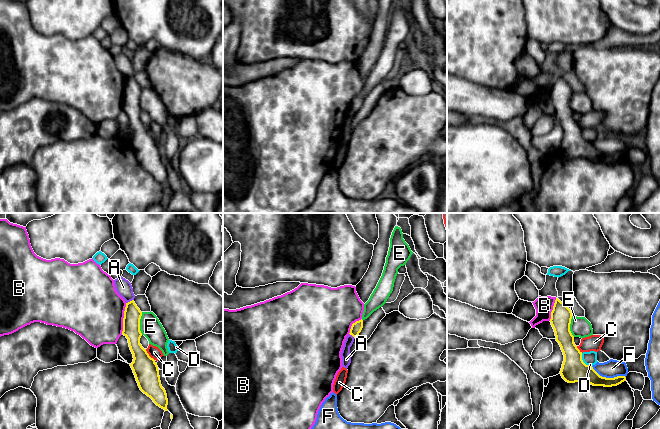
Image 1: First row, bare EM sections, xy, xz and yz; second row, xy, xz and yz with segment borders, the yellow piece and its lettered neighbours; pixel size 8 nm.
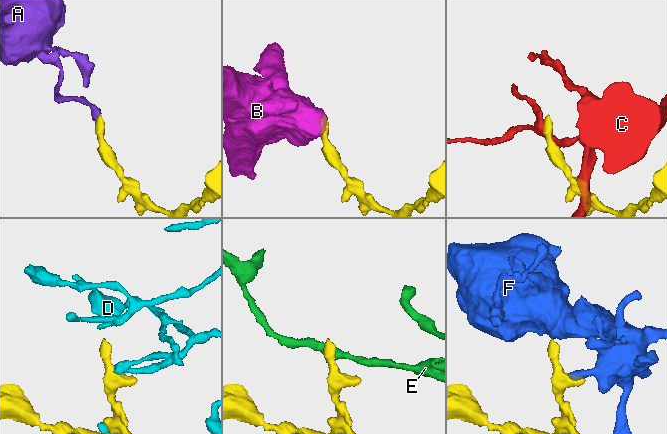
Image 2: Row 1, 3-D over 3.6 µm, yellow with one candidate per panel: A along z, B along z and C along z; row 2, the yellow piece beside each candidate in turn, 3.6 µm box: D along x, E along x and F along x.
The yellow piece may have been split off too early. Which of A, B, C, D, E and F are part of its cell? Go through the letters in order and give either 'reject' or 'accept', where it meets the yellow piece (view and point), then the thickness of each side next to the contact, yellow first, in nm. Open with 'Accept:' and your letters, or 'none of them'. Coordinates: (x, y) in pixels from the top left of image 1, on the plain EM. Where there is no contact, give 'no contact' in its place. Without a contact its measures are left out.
Accept: none of them
A: reject; meets yellow in xy at (130, 77); 140 nm thick on the yellow side, 130 nm on the other
B: reject; meets yellow in xy at (123, 94); 140 nm thick on the yellow side, 460 nm on the other
C: reject; meets yellow in xy at (148, 131); 200 nm thick on the yellow side, 100 nm on the other
D: reject; meets yellow in yz at (582, 137); 190 nm thick on the yellow side, 110 nm on the other
E: reject; meets yellow in xy at (139, 99); 140 nm thick on the yellow side, 170 nm on the other
F: reject; meets yellow in yz at (608, 154); 170 nm thick on the yellow side, 140 nm on the other

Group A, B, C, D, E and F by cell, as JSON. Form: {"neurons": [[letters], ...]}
{"neurons": [["A"], ["B"], ["C"], ["D"], ["E"], ["F"]]}

